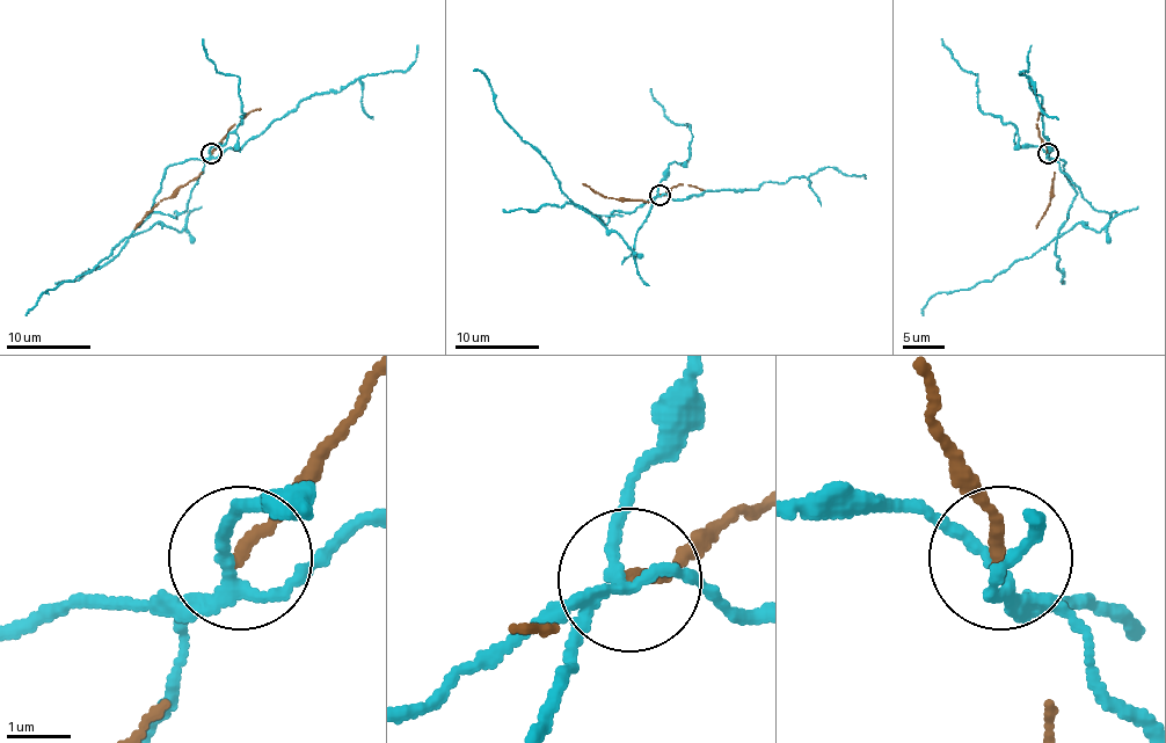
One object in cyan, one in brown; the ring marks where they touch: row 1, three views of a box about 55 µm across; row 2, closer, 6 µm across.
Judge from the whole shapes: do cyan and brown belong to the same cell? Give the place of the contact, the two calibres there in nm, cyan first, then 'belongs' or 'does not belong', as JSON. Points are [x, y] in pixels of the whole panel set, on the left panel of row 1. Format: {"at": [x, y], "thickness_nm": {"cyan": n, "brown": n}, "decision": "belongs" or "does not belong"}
{"at": [211, 153], "thickness_nm": {"cyan": 150, "brown": 190}, "decision": "does not belong"}

